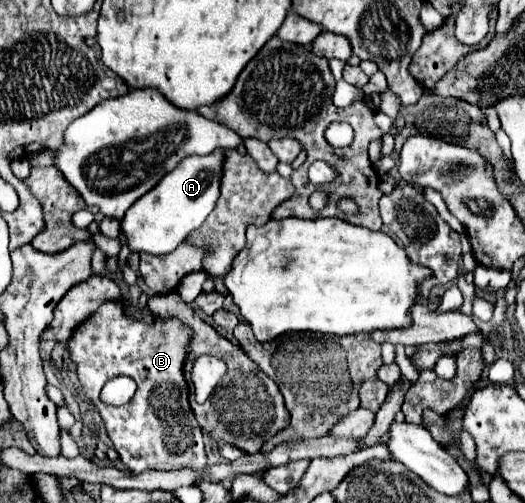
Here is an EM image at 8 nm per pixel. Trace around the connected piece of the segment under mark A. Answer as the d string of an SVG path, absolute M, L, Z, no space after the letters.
M223 149L205 157L187 157L171 173L167 173L151 193L145 193L123 217L121 231L127 237L131 253L165 255L171 253L185 237L197 229L213 211L219 197L219 181L223 171Z

